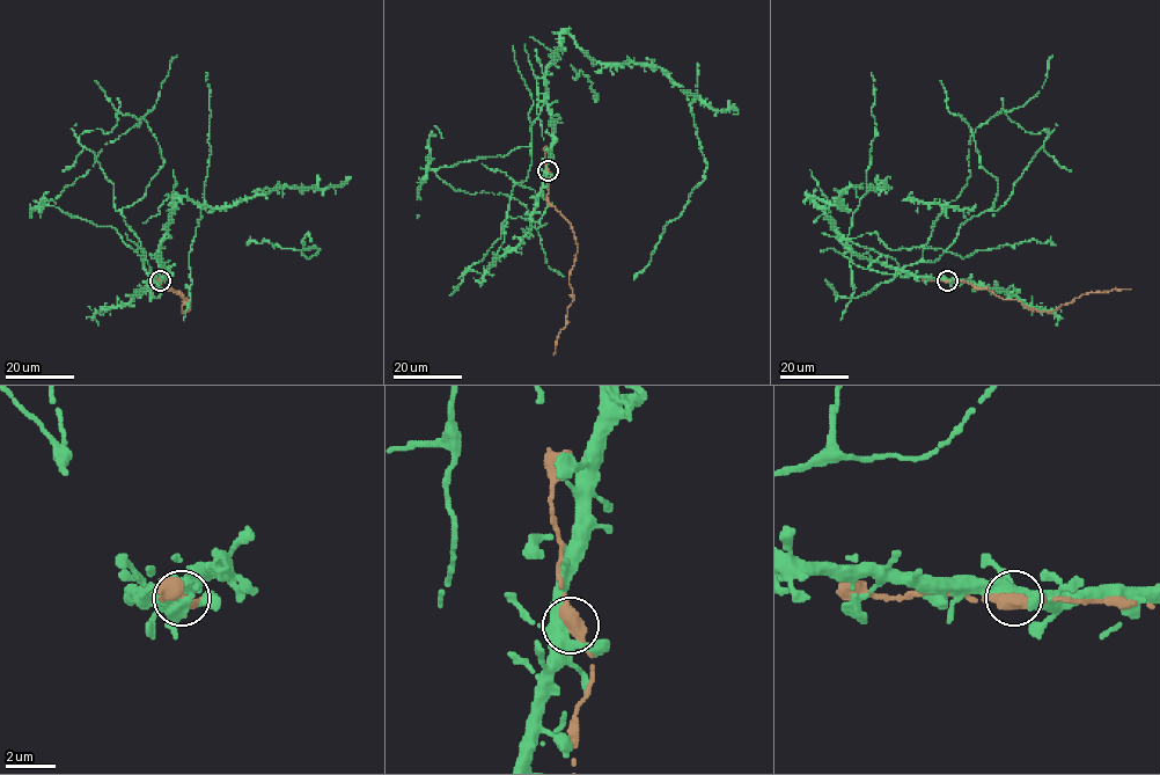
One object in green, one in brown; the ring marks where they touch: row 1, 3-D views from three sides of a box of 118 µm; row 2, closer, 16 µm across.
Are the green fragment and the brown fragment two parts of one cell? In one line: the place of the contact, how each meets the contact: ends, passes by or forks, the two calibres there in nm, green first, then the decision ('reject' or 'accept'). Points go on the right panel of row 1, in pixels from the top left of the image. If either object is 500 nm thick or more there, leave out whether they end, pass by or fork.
at (947, 280); green forks there; brown passes by; 360 nm thick on the green side, 400 nm on the other; accept

